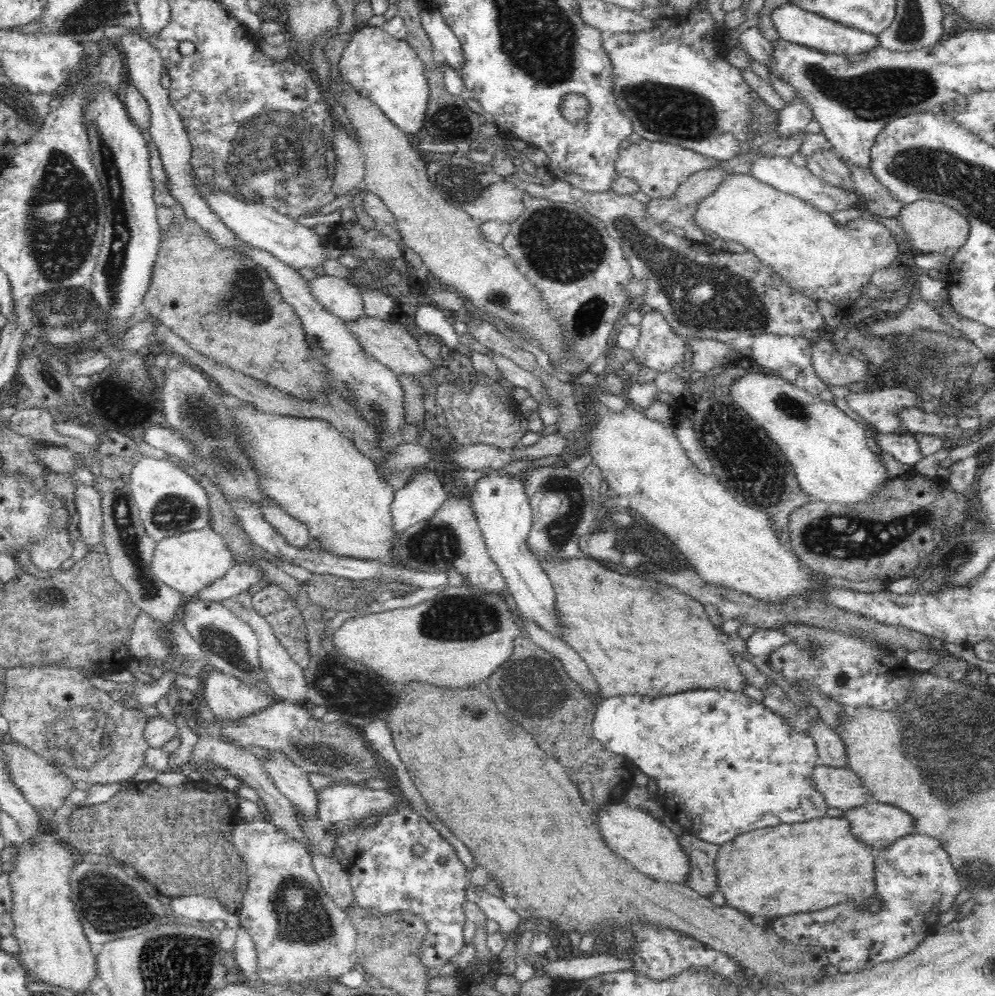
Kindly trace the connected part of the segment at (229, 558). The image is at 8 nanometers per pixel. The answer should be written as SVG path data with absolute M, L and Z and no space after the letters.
M210 526L202 530L173 534L159 540L153 550L152 570L166 585L183 594L185 599L190 599L209 582L226 574L234 563L232 551L225 539Z

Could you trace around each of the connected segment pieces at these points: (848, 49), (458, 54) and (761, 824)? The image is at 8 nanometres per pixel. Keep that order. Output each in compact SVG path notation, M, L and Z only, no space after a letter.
M794 4L776 8L771 13L772 22L780 35L780 39L792 42L795 45L806 46L808 49L817 50L824 54L841 54L842 56L856 56L869 53L870 50L880 46L877 34L870 34L861 30L838 24L818 14L802 10Z
M421 9L421 21L433 47L440 50L447 63L458 72L464 70L466 57L458 35L452 31L438 10Z
M726 689L718 690L690 690L685 693L673 694L662 698L643 697L639 694L626 694L616 698L600 698L596 701L594 720L592 724L594 738L614 755L622 754L628 760L632 760L634 766L640 769L648 778L652 778L657 784L657 792L662 802L674 802L682 807L682 812L687 814L694 822L694 834L701 840L711 844L724 845L733 842L741 834L777 826L783 823L807 822L816 818L823 818L828 812L829 806L824 798L824 793L814 785L814 768L819 764L818 747L814 739L808 734L794 729L794 727L782 716L778 715L766 705L744 693L730 692Z

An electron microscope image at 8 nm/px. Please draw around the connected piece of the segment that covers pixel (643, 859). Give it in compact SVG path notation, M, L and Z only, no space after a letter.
M620 801L600 807L597 814L600 814L598 824L603 839L616 855L632 863L640 873L646 874L654 881L688 885L692 874L690 858L680 845L678 836L660 820Z

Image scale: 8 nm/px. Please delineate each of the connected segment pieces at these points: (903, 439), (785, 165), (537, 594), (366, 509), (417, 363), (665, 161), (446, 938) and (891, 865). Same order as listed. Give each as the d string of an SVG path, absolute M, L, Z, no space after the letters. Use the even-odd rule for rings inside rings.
M910 433L905 434L881 434L877 439L878 447L890 452L898 459L909 466L918 464L922 458L922 449L919 442Z
M760 155L759 158L754 160L749 174L786 194L800 198L800 200L803 200L818 212L836 214L836 212L846 212L846 210L850 210L850 208L857 208L858 195L824 182L807 167L803 168L794 165L792 161L790 161L790 158L764 157Z
M492 469L477 481L475 488L468 492L468 498L492 562L501 572L506 592L515 598L523 618L562 640L565 630L556 606L554 583L542 567L540 559L530 550L528 542L533 512L522 477L501 474L499 470Z
M247 404L245 408L234 409L234 419L237 424L242 424L242 439L246 443L246 453L250 455L250 459L254 461L254 467L261 475L261 486L266 491L266 494L278 503L284 512L287 512L295 521L301 522L309 528L310 536L316 540L319 546L327 553L334 556L357 558L366 562L381 562L384 566L398 566L398 568L406 568L404 563L396 562L394 560L394 545L398 540L398 532L394 529L394 521L392 518L391 504L394 500L396 489L390 487L385 479L379 473L378 465L365 454L360 452L360 449L350 440L343 432L340 432L333 424L325 420L318 420L316 418L296 418L281 415L267 414L258 411L251 404Z
M364 316L358 322L346 322L345 325L355 335L365 353L378 363L390 368L394 374L418 376L430 374L437 368L436 364L433 364L433 361L421 352L416 338L410 336L407 328L398 322Z
M642 139L639 144L634 143L628 148L620 149L620 158L617 160L619 175L636 179L640 183L640 192L650 198L667 197L676 192L678 185L684 178L700 169L717 165L719 161L694 152L688 148L671 145L664 142L651 142Z
M404 808L402 811L399 811L395 814L384 815L380 817L380 820L372 826L372 828L354 828L354 830L348 830L348 832L340 832L337 833L337 841L338 848L342 850L342 863L352 862L348 868L344 868L348 881L350 881L350 887L353 891L353 896L355 897L355 902L357 905L366 911L367 916L375 918L376 920L380 920L380 918L384 918L386 916L390 916L390 914L396 913L410 913L417 917L419 920L423 922L427 926L426 936L423 938L422 946L419 947L419 962L422 963L424 968L441 968L446 963L448 963L454 956L458 956L458 954L464 951L464 947L468 944L466 940L464 940L464 934L462 930L464 930L464 924L466 924L466 916L464 915L464 904L468 902L467 887L468 884L468 870L466 869L466 864L458 858L458 854L454 849L454 846L446 840L446 838L442 837L442 834L436 830L436 828L432 828L430 826L430 822L424 816L420 814L416 814L416 812L412 812L410 808ZM416 845L422 845L424 847L425 852L422 856L417 856L414 854L413 848Z
M917 832L899 839L889 848L875 850L873 856L876 863L877 898L882 904L878 912L872 913L860 903L844 902L830 906L829 909L774 917L770 927L793 944L822 946L826 950L826 955L829 956L830 964L840 971L854 972L880 962L890 962L890 960L906 956L918 946L919 942L922 942L923 938L926 938L926 935L932 932L938 920L954 906L954 900L963 890L957 870L948 852L942 848L938 840Z

